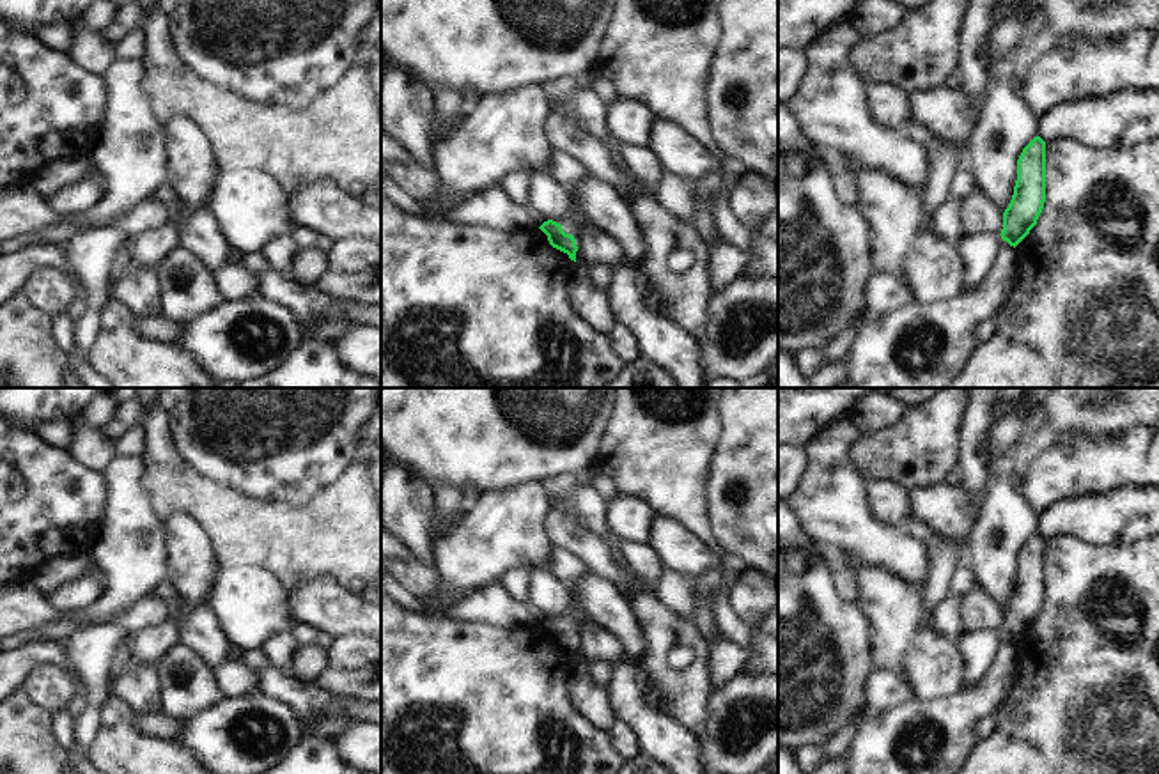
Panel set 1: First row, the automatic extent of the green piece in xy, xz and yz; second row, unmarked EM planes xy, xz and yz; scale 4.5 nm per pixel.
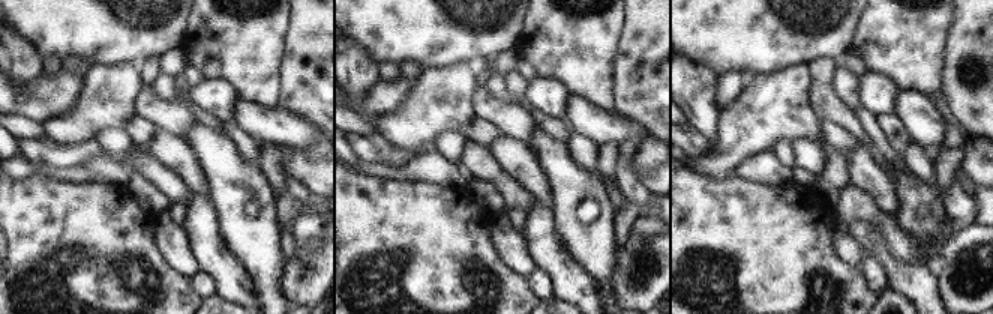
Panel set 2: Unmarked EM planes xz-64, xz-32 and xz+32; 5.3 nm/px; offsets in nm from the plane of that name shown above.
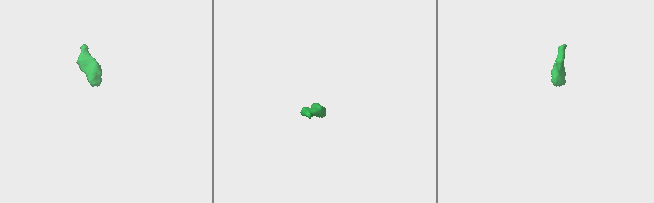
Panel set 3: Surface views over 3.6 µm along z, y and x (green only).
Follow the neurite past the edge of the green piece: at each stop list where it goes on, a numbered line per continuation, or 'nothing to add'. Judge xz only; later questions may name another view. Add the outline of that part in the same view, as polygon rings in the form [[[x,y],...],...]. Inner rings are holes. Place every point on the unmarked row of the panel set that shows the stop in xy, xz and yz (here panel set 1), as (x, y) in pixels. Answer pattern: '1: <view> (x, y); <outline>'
1: xz (569, 622); [[[574,599],[572,608],[567,616],[560,618],[565,631],[574,632],[578,622],[588,616],[583,606]]]

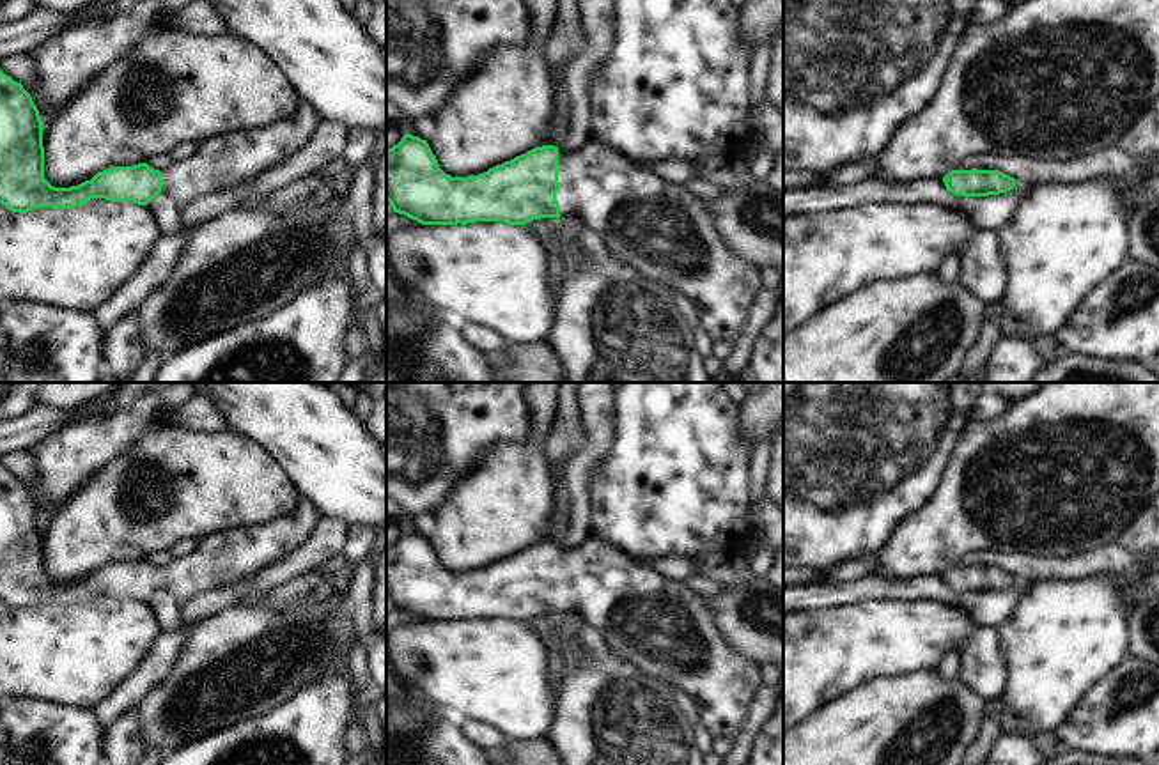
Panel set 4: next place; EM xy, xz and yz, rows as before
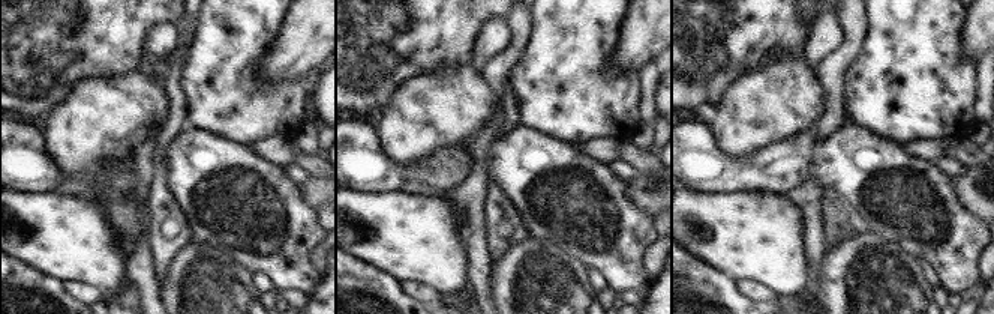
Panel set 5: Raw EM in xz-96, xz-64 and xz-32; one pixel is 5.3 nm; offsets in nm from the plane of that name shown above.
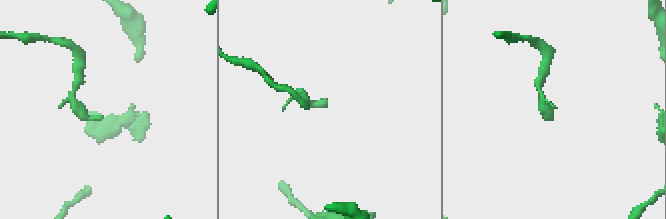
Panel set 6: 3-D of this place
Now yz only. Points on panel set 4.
nothing to add

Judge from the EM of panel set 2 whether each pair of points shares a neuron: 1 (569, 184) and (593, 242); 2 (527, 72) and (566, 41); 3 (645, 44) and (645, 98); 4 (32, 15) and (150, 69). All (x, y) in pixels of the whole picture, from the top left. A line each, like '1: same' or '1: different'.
1: same
2: different
3: same
4: different

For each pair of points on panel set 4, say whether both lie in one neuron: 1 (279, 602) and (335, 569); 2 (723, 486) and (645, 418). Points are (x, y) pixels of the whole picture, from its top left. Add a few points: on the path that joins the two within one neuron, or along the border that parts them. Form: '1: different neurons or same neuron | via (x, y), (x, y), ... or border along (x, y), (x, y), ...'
1: same neuron | via (293, 594), (321, 583)
2: same neuron | via (704, 477), (665, 438)

